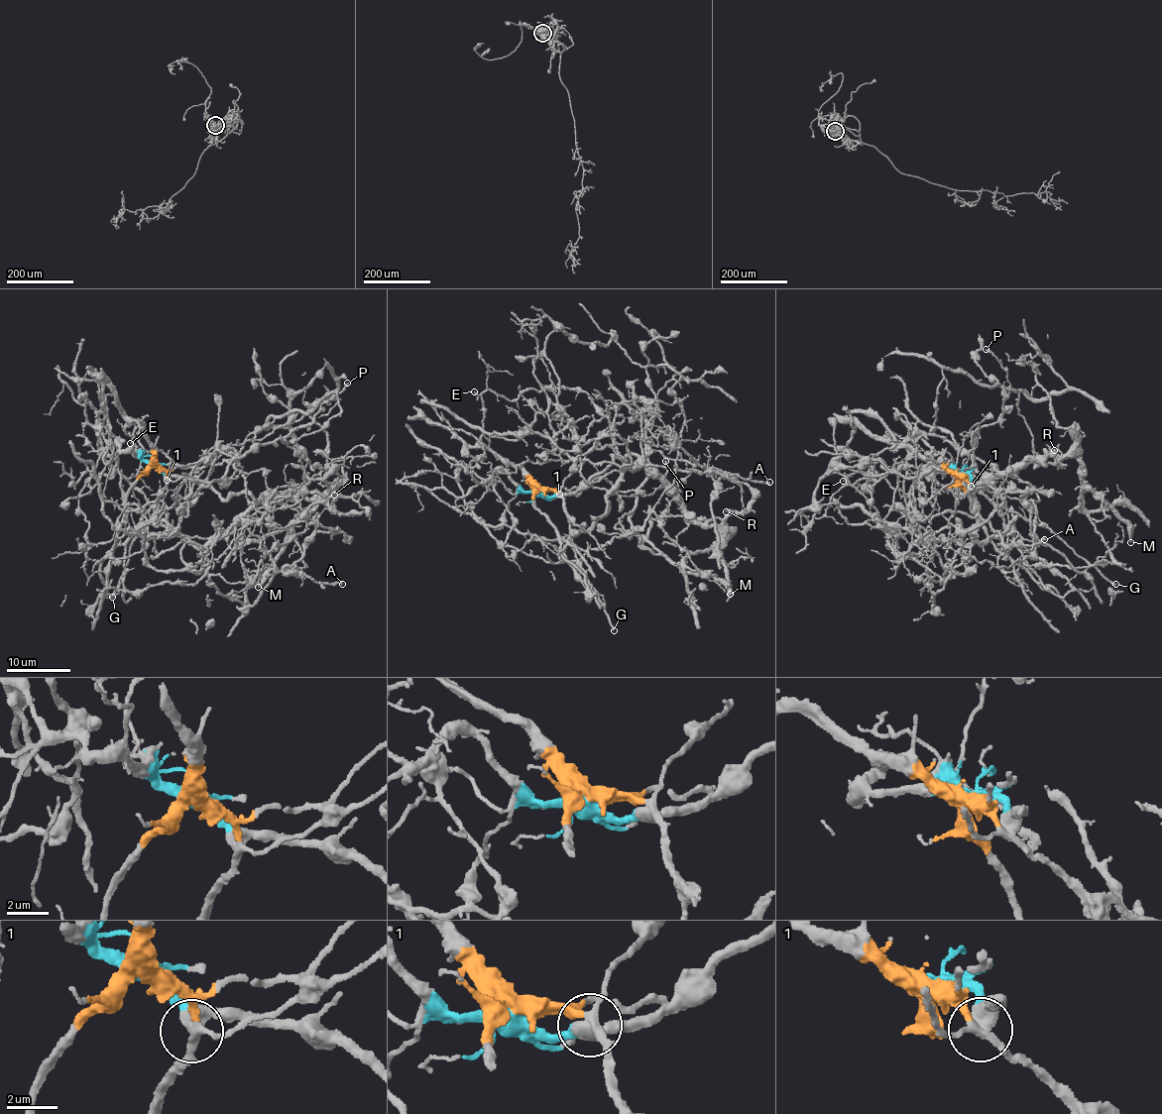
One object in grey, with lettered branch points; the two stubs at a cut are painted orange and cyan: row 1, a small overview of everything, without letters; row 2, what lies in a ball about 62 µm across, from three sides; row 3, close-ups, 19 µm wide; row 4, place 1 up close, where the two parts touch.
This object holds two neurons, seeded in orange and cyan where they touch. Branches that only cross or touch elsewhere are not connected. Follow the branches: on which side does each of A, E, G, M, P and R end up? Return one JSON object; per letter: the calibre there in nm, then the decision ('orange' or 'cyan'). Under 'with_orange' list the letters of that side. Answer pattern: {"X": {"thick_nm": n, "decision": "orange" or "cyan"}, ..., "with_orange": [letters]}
{"A": {"thick_nm": 240, "decision": "cyan"}, "E": {"thick_nm": 110, "decision": "orange"}, "G": {"thick_nm": 220, "decision": "orange"}, "M": {"thick_nm": 220, "decision": "cyan"}, "P": {"thick_nm": 200, "decision": "orange"}, "R": {"thick_nm": 110, "decision": "cyan"}, "with_orange": ["E", "G", "P"]}

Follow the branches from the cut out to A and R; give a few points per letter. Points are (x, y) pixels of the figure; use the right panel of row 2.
A: (959, 474), (977, 477), (973, 477), (962, 495), (964, 485), (1006, 545), (1023, 542), (1028, 546), (1044, 539)
R: (959, 474), (977, 477), (962, 495), (964, 485), (1014, 474), (1032, 461), (1064, 457), (1056, 461), (1054, 449)

